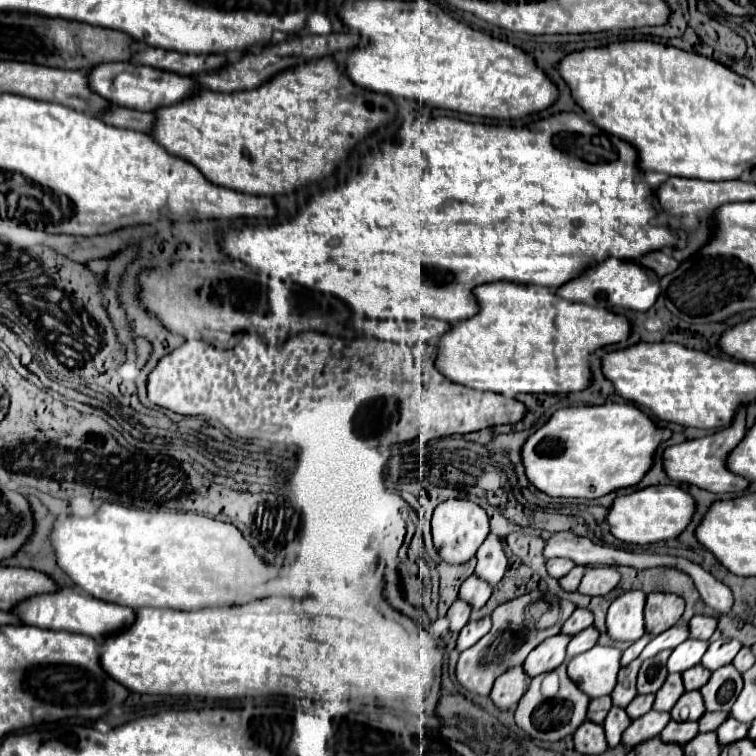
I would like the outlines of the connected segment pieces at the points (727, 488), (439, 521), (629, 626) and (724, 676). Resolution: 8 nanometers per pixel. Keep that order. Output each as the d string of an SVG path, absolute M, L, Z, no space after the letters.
M740 405L736 409L736 415L734 415L730 427L720 429L720 431L706 435L706 437L700 437L700 439L690 439L690 441L666 447L664 453L662 453L662 465L664 465L666 475L672 481L690 483L690 485L696 485L696 487L712 491L712 493L734 493L734 491L746 489L748 481L726 469L726 457L728 457L726 453L730 453L734 443L740 443L740 439L746 433L744 419L746 419L746 407Z
M448 499L434 509L432 539L434 539L434 547L440 555L440 559L444 563L466 563L466 561L470 561L486 537L488 537L488 515L480 505L476 505L472 501Z
M628 591L616 597L606 615L608 635L614 641L638 641L644 631L644 609L646 595L642 591Z
M732 665L720 667L718 671L712 673L710 681L700 689L706 711L730 713L740 689L742 689L742 675Z

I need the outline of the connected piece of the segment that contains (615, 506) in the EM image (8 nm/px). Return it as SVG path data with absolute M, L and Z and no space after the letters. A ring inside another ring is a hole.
M656 485L616 497L606 515L606 523L616 539L634 545L648 545L678 537L690 523L692 515L694 515L694 499L686 491L682 491L676 485Z

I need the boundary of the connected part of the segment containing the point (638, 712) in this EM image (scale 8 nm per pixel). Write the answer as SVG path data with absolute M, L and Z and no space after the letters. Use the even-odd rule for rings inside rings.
M638 695L638 697L626 707L626 713L630 715L630 719L638 719L638 717L646 715L646 713L652 709L652 703L654 703L654 695Z

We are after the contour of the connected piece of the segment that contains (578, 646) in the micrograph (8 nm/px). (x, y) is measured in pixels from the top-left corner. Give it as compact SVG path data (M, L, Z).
M588 627L586 631L580 631L568 643L568 659L592 649L596 645L596 641L598 641L598 631L594 627Z

